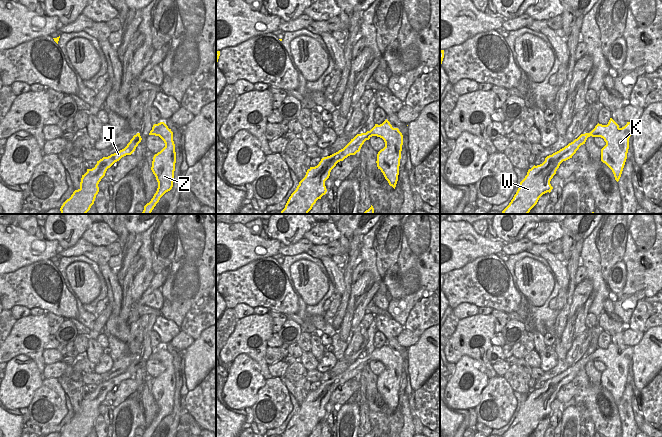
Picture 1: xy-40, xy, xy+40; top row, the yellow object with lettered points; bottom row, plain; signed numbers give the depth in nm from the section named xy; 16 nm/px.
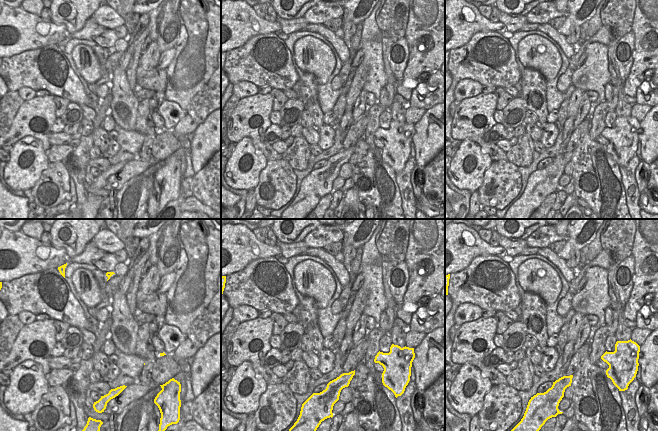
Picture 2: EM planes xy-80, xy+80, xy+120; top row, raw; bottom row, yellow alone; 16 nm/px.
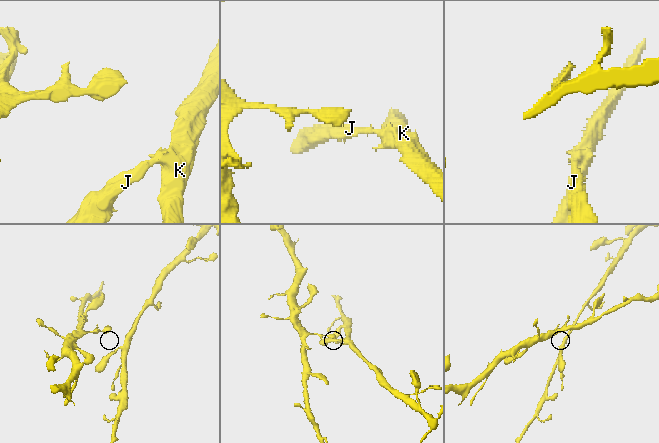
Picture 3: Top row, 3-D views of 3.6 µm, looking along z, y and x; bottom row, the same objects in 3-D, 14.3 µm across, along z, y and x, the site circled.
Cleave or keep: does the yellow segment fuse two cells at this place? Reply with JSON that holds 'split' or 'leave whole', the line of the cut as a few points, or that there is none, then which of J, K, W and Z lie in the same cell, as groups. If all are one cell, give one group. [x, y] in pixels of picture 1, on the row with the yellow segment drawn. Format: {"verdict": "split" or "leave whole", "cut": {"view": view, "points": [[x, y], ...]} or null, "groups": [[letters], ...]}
{"verdict": "leave whole", "cut": null, "groups": [["J", "K", "W", "Z"]]}

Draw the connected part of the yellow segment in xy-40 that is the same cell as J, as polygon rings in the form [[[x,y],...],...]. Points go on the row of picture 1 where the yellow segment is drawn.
[[[140,133],[133,136],[127,146],[108,157],[103,157],[92,169],[82,175],[80,188],[75,190],[60,208],[61,214],[86,214],[94,204],[96,195],[99,192],[98,184],[105,176],[108,168],[126,155],[131,155],[142,138]]]

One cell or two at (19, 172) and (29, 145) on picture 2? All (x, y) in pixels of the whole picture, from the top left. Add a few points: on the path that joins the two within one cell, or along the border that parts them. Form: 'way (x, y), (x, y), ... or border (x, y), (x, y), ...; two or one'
way (18, 165), (17, 159), (22, 151); one

